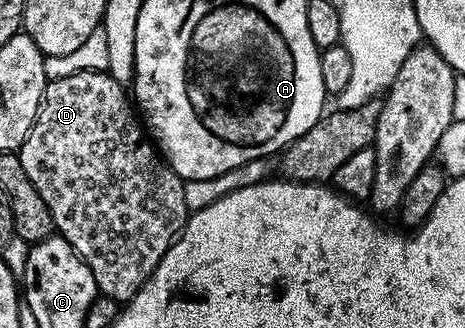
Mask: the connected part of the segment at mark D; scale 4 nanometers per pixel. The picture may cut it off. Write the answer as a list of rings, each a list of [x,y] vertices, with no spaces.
[[[106,71],[78,72],[65,78],[48,80],[43,91],[35,125],[32,126],[31,133],[25,138],[23,145],[17,149],[17,155],[21,166],[25,166],[25,174],[29,174],[29,182],[33,182],[33,186],[37,186],[37,194],[41,194],[41,198],[45,198],[45,206],[49,206],[49,214],[53,214],[55,232],[64,236],[75,247],[75,253],[89,266],[95,279],[96,289],[102,295],[118,302],[132,300],[137,294],[137,290],[141,290],[141,286],[153,274],[153,270],[157,270],[157,266],[163,255],[169,250],[172,240],[182,232],[189,213],[185,206],[184,181],[180,180],[171,165],[157,151],[156,145],[149,139],[148,133],[133,107],[133,100],[128,89],[124,85],[118,84]]]

